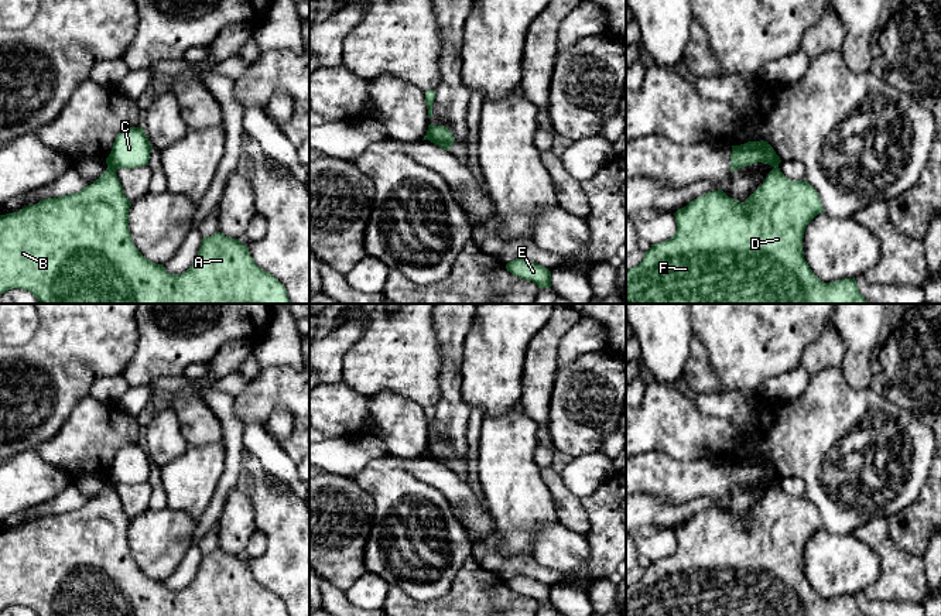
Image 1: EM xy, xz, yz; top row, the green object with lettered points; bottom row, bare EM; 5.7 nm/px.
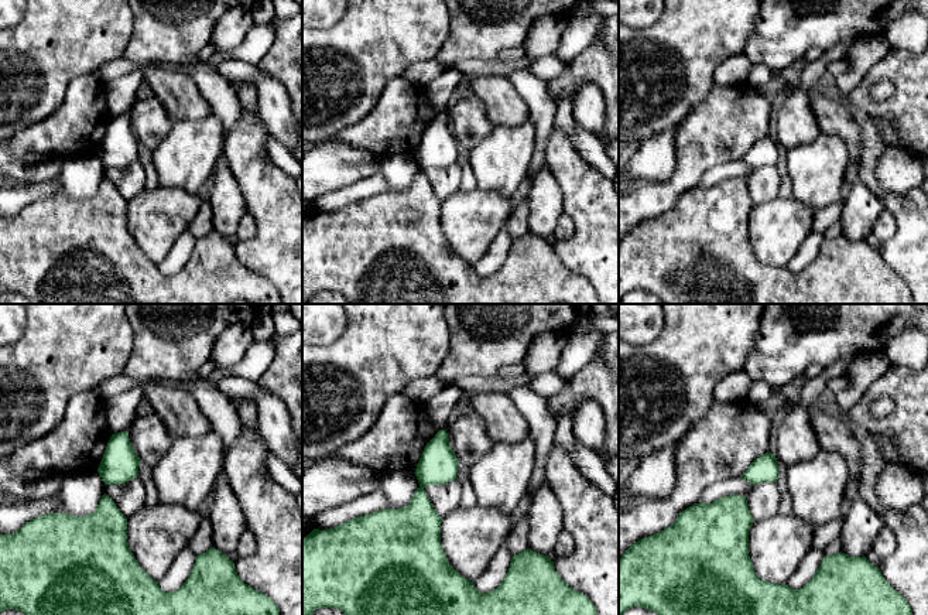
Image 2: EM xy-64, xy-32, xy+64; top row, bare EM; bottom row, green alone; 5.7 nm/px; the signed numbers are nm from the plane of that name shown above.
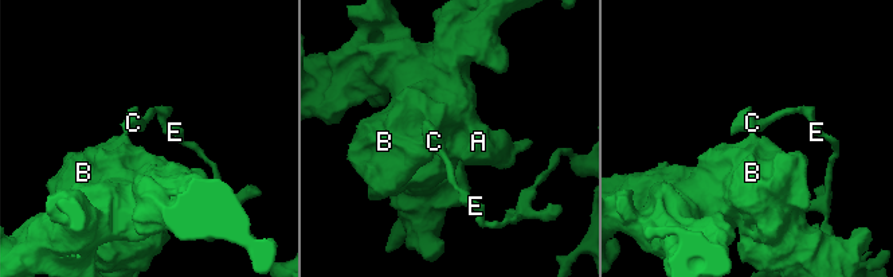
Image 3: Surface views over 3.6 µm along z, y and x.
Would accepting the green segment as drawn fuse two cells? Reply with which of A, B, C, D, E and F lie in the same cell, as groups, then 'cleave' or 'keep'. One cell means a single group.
A B D F / C E; cleave

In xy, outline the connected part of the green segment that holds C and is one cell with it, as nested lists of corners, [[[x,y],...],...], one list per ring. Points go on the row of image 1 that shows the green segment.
[[[129,127],[117,134],[106,164],[114,171],[148,165],[151,148],[143,127]]]

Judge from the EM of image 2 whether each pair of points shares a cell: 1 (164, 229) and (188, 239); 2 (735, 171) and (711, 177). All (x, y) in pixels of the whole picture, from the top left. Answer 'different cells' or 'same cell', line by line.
1: different cells
2: same cell

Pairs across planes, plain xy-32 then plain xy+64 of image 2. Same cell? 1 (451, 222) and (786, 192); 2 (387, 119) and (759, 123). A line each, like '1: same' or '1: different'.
1: different
2: same

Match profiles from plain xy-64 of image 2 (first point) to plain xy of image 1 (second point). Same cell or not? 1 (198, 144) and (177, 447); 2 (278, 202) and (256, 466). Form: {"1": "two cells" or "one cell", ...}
{"1": "two cells", "2": "one cell"}

